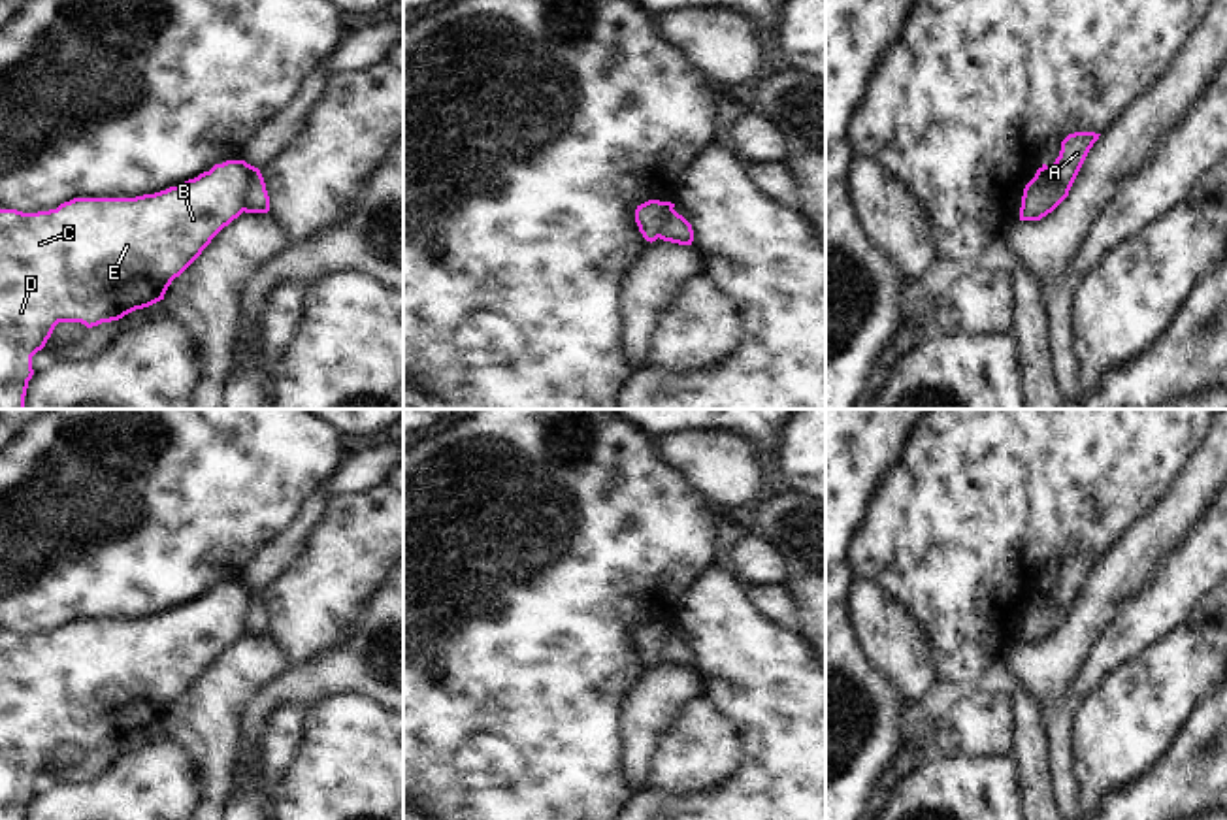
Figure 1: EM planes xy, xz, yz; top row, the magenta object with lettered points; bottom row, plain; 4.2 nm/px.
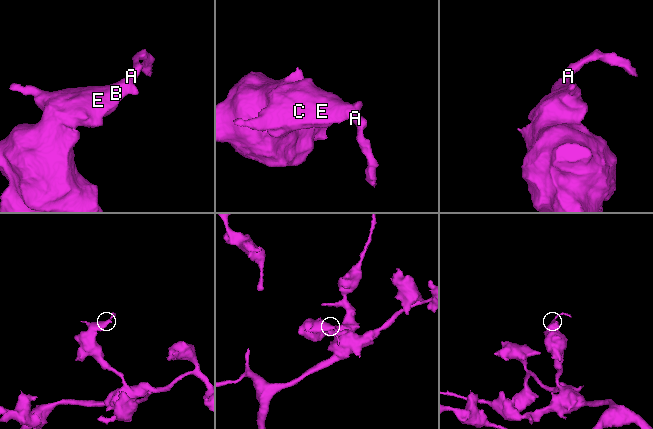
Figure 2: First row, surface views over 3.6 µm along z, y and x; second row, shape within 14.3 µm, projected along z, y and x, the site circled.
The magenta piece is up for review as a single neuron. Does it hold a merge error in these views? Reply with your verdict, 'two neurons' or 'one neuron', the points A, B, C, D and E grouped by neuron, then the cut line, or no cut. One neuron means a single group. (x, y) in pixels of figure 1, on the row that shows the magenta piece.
two neurons; A / B C D E; cut in xy along (249, 164), (244, 210)

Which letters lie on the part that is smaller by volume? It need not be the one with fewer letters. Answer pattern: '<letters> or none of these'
A

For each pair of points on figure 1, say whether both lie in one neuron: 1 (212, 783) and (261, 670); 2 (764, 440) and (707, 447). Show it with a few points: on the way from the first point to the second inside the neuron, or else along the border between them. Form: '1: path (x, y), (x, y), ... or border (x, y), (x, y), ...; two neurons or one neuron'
1: path (213, 754), (213, 717), (232, 698); one neuron
2: border (719, 428), (730, 428), (749, 438), (766, 468); two neurons

